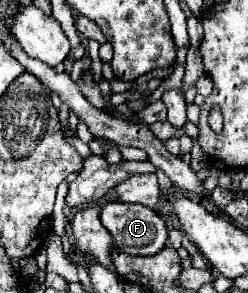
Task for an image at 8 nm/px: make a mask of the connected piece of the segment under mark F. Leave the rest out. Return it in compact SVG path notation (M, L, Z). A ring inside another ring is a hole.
M120 201L106 203L102 207L100 219L102 219L102 225L110 231L114 245L120 251L130 253L130 255L156 255L168 239L168 229L166 229L164 219L154 209L144 207L144 205L134 205L134 203L130 205L130 203L120 203Z

